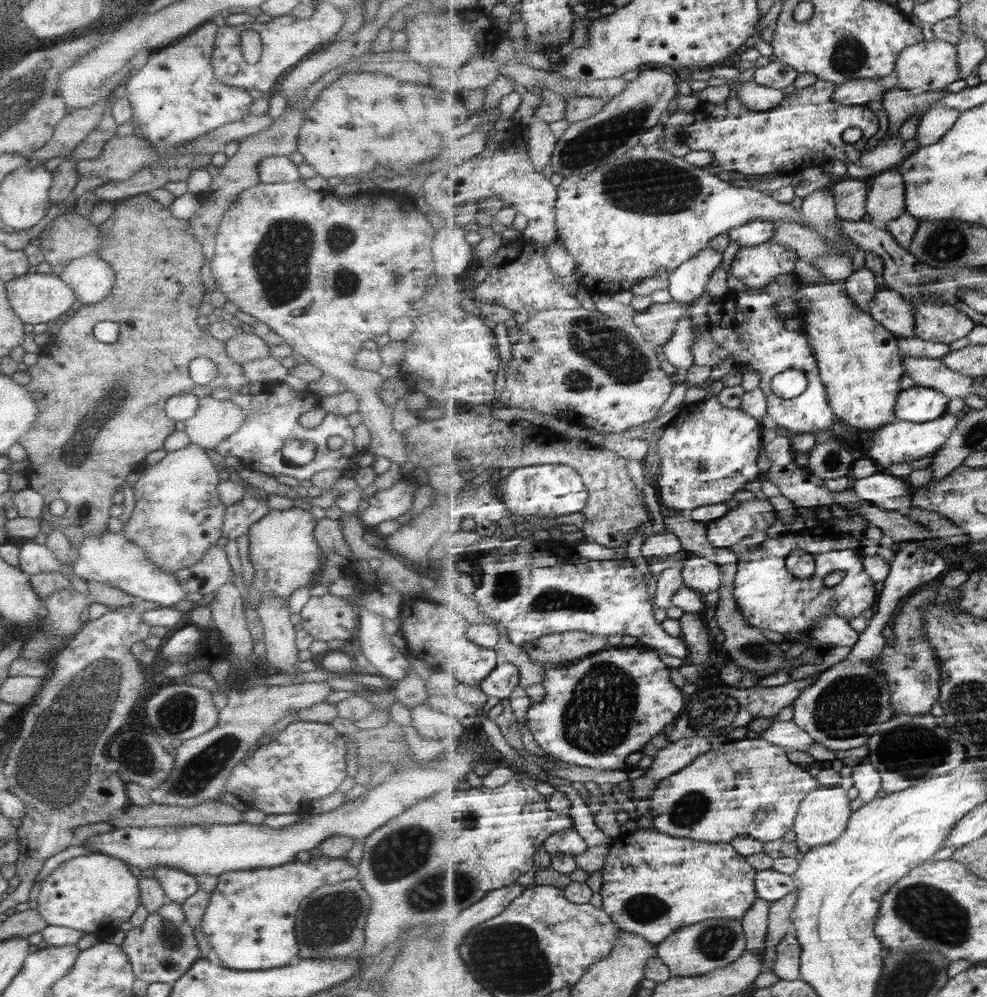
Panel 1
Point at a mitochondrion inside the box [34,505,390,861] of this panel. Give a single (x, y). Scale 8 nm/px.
(199, 770)

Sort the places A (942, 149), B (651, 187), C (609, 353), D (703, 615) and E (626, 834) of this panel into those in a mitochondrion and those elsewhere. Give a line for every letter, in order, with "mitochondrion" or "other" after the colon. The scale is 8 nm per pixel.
A: other
B: mitochondrion
C: mitochondrion
D: other
E: other

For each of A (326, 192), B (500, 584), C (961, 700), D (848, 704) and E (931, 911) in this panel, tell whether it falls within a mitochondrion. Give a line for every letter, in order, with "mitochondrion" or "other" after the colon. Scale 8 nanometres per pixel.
A: other
B: mitochondrion
C: mitochondrion
D: mitochondrion
E: mitochondrion

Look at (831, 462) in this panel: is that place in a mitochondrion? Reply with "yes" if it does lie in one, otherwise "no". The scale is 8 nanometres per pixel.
yes

